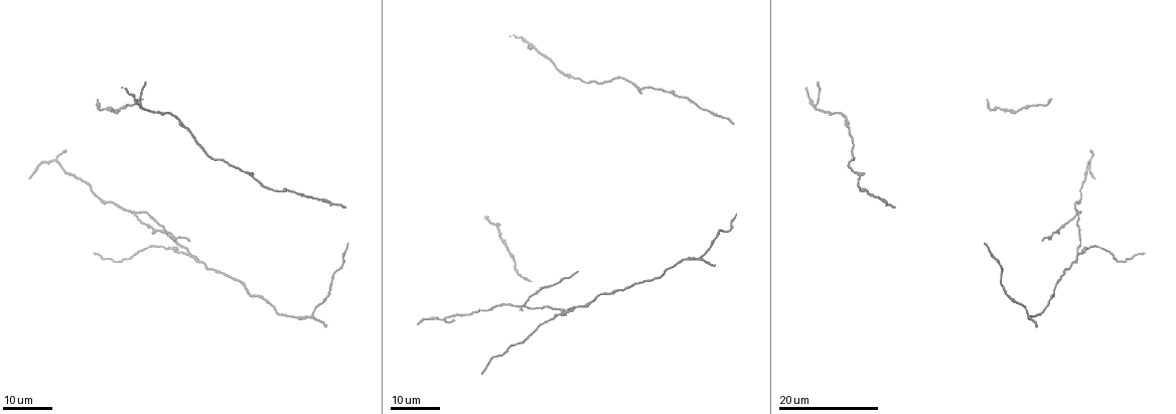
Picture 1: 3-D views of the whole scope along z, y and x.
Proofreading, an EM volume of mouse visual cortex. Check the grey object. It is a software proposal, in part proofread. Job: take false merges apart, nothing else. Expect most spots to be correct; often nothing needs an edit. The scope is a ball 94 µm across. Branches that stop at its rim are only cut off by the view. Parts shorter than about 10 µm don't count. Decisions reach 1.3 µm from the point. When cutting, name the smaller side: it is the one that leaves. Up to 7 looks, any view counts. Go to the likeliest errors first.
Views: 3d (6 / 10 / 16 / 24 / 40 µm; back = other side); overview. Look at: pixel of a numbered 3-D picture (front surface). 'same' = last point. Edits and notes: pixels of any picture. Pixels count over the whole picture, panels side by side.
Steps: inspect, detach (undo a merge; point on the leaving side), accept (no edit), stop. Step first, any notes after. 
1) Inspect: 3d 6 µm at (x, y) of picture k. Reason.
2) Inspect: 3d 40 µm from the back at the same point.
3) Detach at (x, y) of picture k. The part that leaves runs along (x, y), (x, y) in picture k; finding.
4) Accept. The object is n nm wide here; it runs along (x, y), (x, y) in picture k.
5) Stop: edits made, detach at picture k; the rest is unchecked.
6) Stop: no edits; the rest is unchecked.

Inspect: 3d 24 µm at (525, 304) of picture 1. Four-way junction.

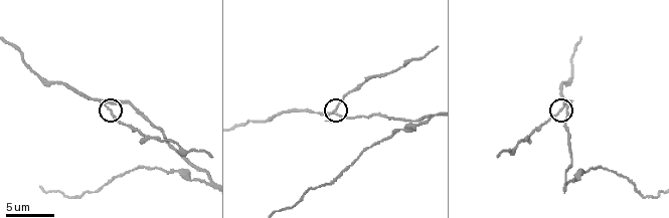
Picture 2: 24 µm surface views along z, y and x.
Inspect: 3d 10 µm at (563, 107) of picture 2.

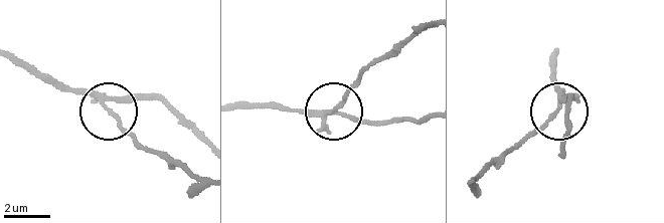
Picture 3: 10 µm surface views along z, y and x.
Detach at (120, 120) of picture 3. The object is 190 nm wide here; the part that leaves runs along (98, 100), (141, 145), (199, 177) in picture 3; two neurons meet here.

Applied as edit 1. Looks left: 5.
Inspect: overview.

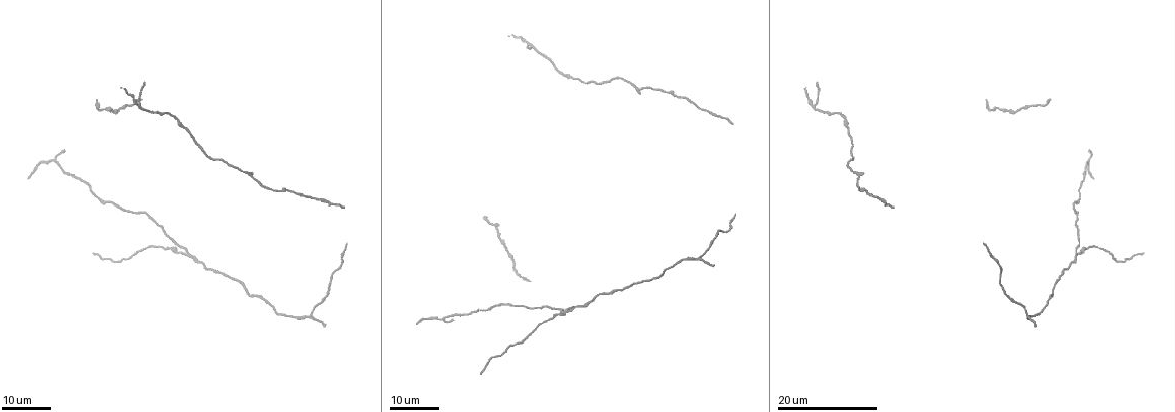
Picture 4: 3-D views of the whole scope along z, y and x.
Inspect: 3d 16 µm at (846, 117) of picture 4. Sudden change in width.

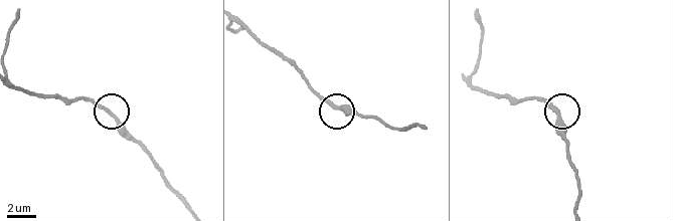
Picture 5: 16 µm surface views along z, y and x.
Inspect: 3d 10 µm at (335, 108) of picture 5. Closer look.

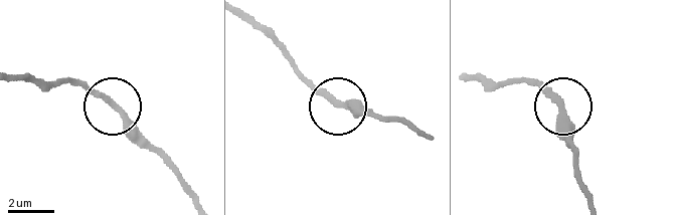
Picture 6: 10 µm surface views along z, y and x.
Accept. It runs along (199, 201), (80, 82) in picture 6; continuous, no second neuron.

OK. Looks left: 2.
Inspect: 3d 16 µm at (303, 319) of picture 4.

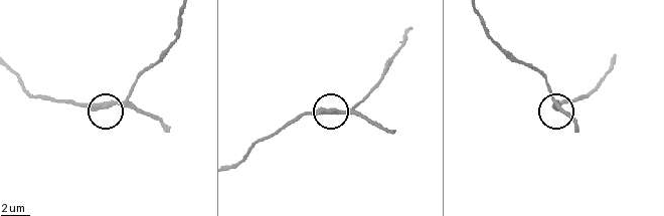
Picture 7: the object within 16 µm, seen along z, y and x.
Inspect: 3d 6 µm at (328, 112) of picture 7.

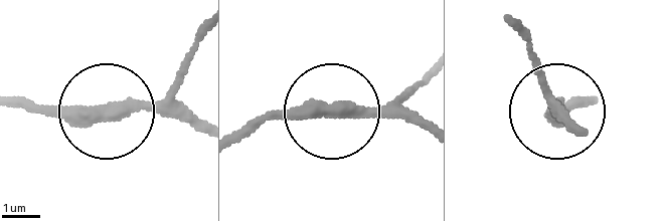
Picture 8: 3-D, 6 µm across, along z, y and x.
Accept. The side arm is 108 µm long; continuous, no second neuron.

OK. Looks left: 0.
Stop: edits made, detach at picture 3; the rest is unchecked.

